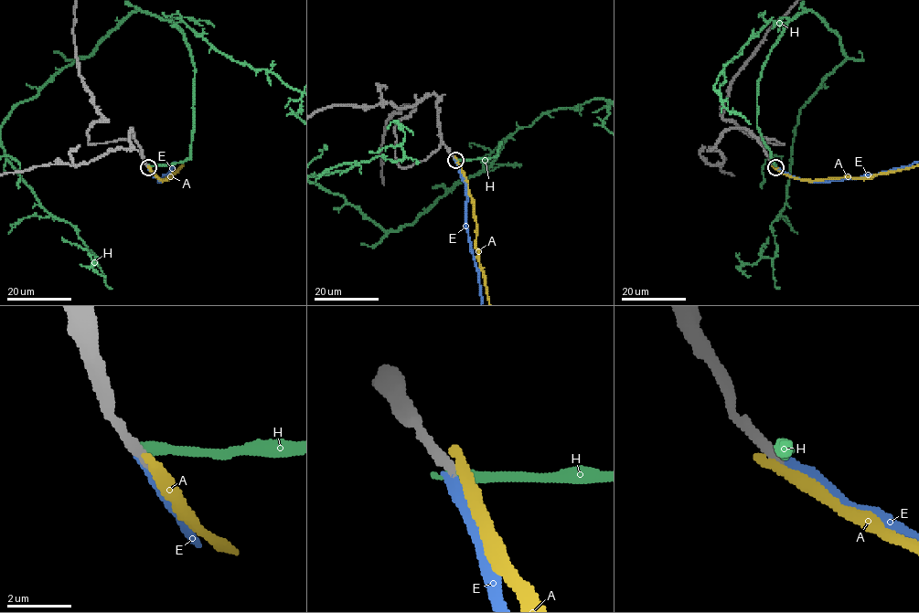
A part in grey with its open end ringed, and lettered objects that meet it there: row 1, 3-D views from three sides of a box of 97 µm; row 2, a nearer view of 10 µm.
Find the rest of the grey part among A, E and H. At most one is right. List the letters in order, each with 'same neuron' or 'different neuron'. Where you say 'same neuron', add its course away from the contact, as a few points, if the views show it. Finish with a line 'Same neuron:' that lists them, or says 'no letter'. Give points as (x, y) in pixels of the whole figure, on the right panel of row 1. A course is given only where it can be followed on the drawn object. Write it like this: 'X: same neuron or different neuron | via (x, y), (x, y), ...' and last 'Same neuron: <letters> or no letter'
A: different neuron
E: same neuron
H: different neuron
Same neuron: E

